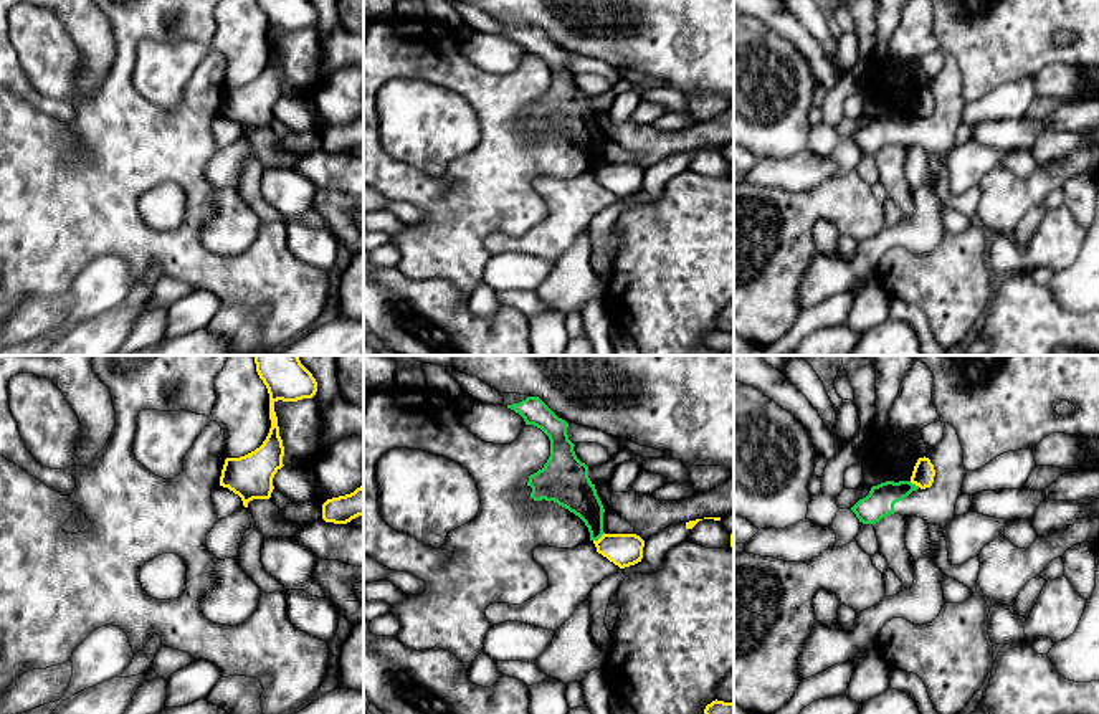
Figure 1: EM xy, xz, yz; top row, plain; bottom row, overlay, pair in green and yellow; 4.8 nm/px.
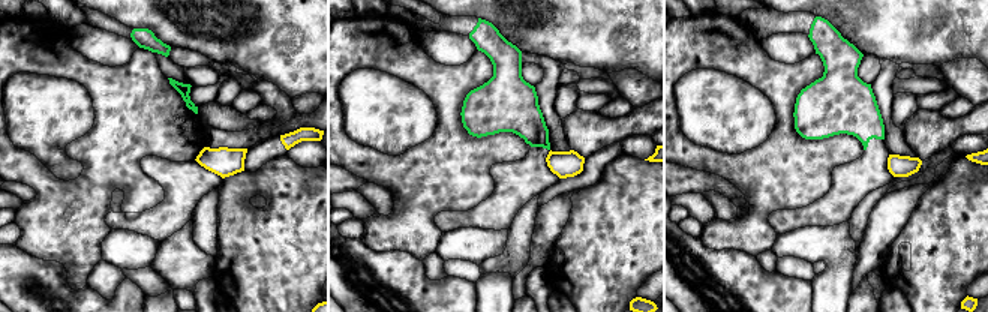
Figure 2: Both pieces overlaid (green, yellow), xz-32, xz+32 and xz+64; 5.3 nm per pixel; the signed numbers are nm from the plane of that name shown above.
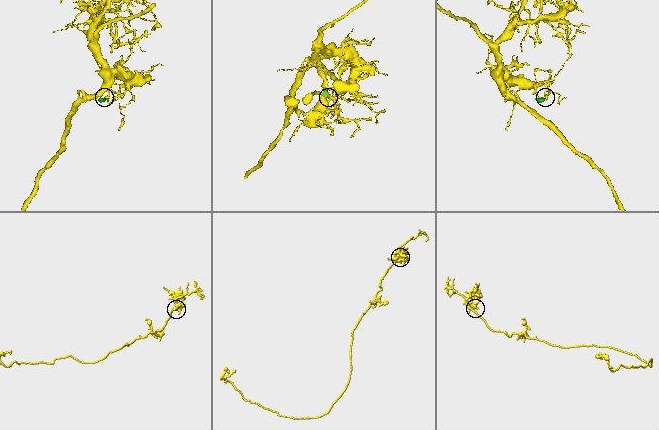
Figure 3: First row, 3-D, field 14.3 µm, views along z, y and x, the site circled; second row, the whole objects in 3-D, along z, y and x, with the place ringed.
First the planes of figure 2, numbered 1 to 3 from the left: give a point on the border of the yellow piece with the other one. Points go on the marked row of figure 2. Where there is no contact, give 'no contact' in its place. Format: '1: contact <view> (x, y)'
1: no contact
2: no contact
3: no contact

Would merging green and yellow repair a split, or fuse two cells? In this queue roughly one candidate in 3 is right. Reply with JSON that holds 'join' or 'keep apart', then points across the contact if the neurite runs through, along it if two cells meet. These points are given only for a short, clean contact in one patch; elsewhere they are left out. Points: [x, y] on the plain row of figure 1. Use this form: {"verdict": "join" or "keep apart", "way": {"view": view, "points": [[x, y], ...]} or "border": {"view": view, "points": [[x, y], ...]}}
{"verdict": "keep apart", "border": {"view": "xz", "points": [[604, 162], [594, 171]]}}

